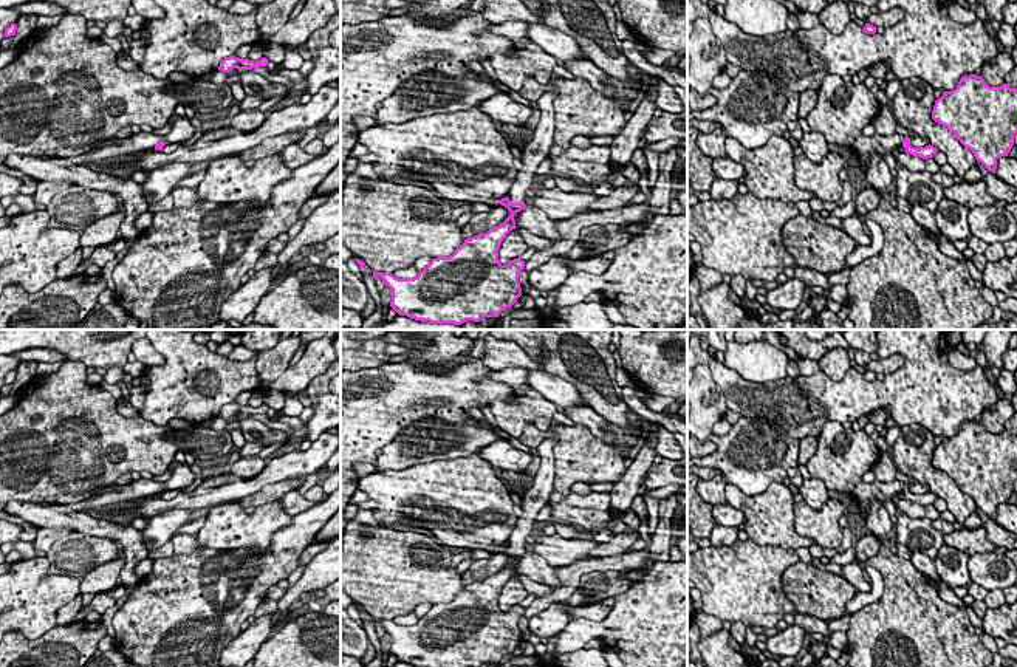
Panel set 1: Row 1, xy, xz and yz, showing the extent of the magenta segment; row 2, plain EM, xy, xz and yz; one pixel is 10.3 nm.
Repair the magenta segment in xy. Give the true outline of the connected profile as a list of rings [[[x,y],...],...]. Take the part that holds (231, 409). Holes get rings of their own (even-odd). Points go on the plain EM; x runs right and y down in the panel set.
[[[229,402],[229,404],[224,404],[220,409],[218,416],[223,418],[223,419],[229,419],[234,415],[237,415],[238,418],[252,416],[252,415],[259,415],[259,413],[266,413],[268,409],[269,407],[266,404],[262,404],[260,407],[254,409],[254,407],[249,407],[249,405],[238,405],[235,402]]]

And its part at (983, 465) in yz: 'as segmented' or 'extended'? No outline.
as segmented

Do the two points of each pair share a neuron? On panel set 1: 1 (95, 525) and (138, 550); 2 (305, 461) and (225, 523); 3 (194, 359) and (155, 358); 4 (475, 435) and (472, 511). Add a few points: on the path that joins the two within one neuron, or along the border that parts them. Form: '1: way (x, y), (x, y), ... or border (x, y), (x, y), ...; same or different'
1: way (106, 528), (121, 533), (127, 539); same
2: border (236, 500), (212, 505), (208, 509); different
3: border (152, 345), (163, 356), (163, 365); different
4: border (477, 452), (468, 457), (440, 460); different

